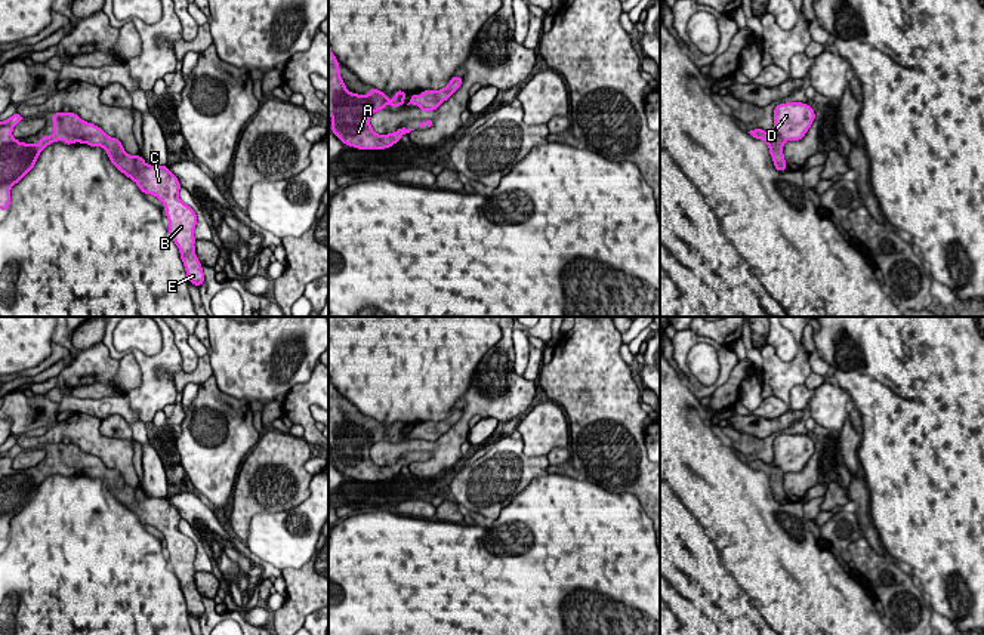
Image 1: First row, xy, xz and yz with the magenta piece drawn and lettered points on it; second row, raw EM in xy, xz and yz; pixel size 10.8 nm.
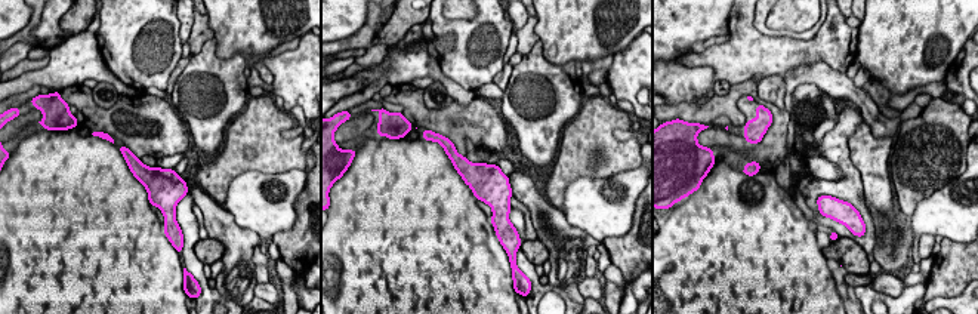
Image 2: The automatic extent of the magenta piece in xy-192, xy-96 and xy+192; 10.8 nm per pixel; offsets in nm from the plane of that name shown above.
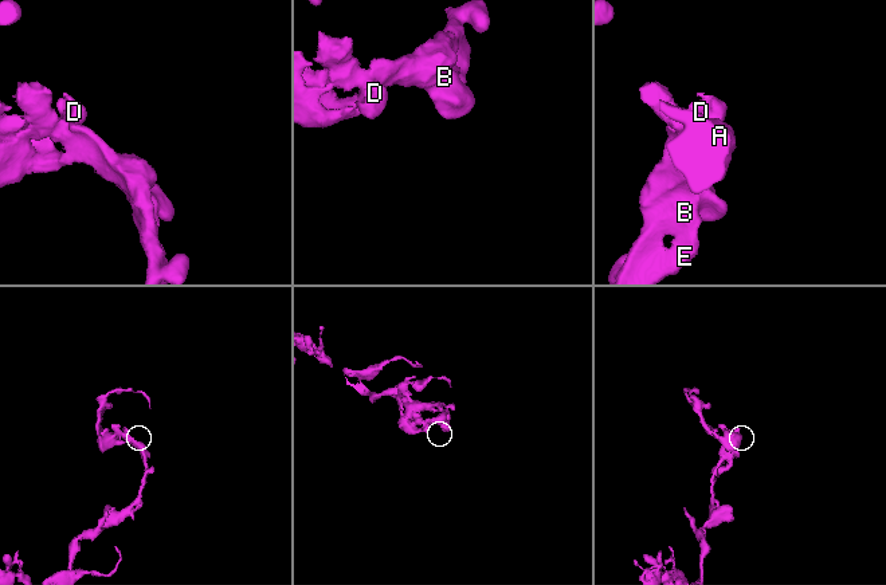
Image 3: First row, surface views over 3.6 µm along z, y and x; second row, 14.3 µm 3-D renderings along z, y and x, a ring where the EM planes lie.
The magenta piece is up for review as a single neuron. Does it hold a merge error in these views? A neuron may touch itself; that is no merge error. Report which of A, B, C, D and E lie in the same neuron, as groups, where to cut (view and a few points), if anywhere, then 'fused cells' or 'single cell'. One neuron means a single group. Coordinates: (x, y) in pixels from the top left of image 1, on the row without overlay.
A B C D E | no cut | single cell

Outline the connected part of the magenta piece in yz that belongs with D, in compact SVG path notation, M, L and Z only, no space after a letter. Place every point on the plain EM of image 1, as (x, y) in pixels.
M786 434L778 435L774 440L774 459L771 463L762 460L753 460L749 465L762 471L772 488L774 497L778 503L787 499L783 486L783 477L786 472L799 472L805 468L811 456L814 454L815 444L808 435L802 434Z

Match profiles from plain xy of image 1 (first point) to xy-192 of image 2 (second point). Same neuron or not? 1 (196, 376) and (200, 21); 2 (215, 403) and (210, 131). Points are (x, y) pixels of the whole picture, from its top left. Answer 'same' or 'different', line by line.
1: same
2: same

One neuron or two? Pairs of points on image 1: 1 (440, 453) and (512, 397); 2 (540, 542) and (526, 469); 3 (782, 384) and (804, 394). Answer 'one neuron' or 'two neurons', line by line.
1: one neuron
2: two neurons
3: two neurons

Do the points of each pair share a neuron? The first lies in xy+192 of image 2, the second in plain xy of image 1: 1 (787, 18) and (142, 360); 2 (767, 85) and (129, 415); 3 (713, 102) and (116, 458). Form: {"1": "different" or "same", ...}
{"1": "different", "2": "different", "3": "same"}

